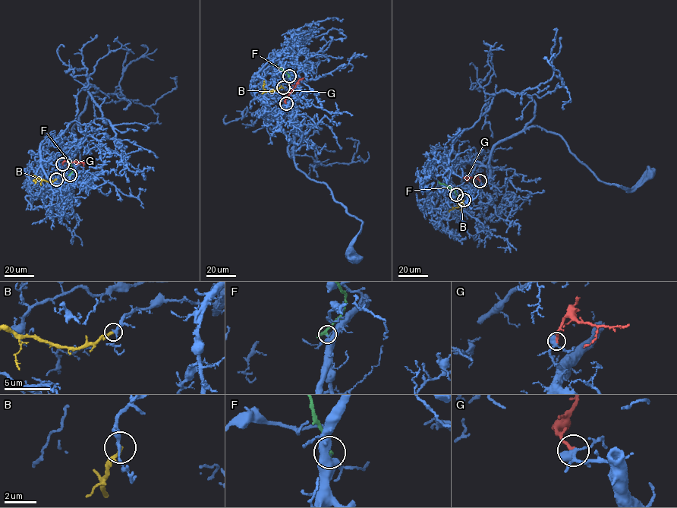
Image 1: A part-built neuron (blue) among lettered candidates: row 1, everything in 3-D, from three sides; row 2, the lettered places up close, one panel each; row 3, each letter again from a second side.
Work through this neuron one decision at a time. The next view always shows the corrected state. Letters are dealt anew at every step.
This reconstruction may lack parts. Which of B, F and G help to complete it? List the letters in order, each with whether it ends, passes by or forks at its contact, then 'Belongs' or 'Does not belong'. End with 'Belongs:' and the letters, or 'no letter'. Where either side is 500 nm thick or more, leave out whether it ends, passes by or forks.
B: It ends there. Does not belong
F: It ends there. Does not belong
G: It ends there. Belongs
Belongs: G

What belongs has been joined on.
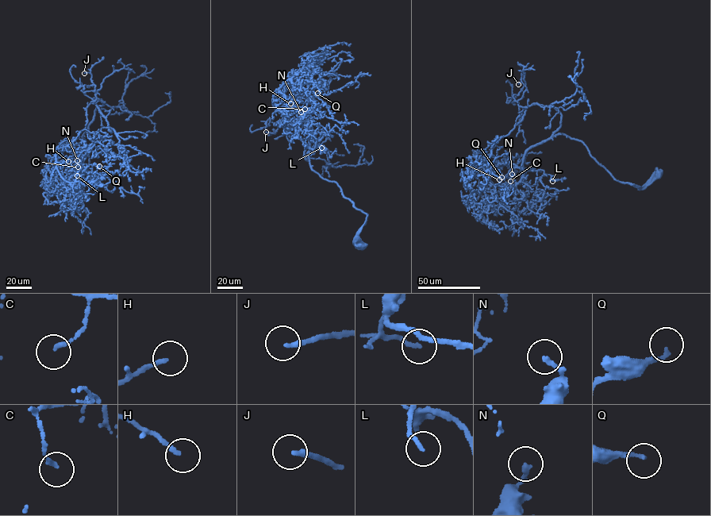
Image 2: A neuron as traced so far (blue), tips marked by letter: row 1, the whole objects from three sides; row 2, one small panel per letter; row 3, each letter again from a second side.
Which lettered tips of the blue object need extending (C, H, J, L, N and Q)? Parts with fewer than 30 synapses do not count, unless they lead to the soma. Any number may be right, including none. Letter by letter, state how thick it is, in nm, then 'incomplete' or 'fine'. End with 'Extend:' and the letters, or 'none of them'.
C: calibre 160 nm; fine
H: calibre 170 nm; incomplete
J: calibre 200 nm; incomplete
L: calibre 180 nm; incomplete
N: calibre 240 nm; fine
Q: calibre 160 nm; fine
Extend: H, J, L

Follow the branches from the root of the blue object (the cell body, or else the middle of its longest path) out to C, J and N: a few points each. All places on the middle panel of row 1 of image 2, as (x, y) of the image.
C: (362, 245), (358, 234), (367, 214), (344, 197), (338, 184), (312, 169), (311, 122), (301, 113), (305, 109)
J: (362, 245), (367, 214), (313, 170), (304, 142), (289, 134), (291, 125), (279, 120), (275, 133), (266, 132)
N: (362, 245), (358, 234), (367, 214), (344, 197), (338, 184), (312, 169), (309, 155), (310, 120), (301, 112)

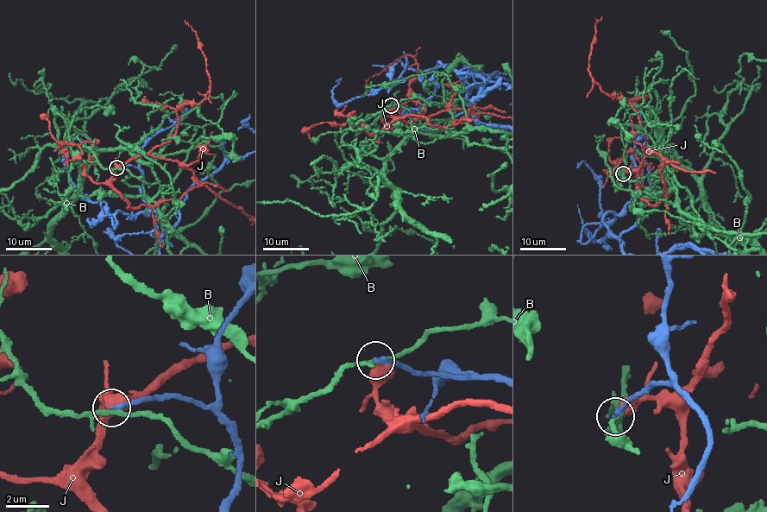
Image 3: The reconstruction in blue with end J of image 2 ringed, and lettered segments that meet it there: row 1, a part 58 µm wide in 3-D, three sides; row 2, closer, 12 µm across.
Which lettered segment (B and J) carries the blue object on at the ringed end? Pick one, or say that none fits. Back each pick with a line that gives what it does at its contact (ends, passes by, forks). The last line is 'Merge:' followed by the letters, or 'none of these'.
Merge: none of these

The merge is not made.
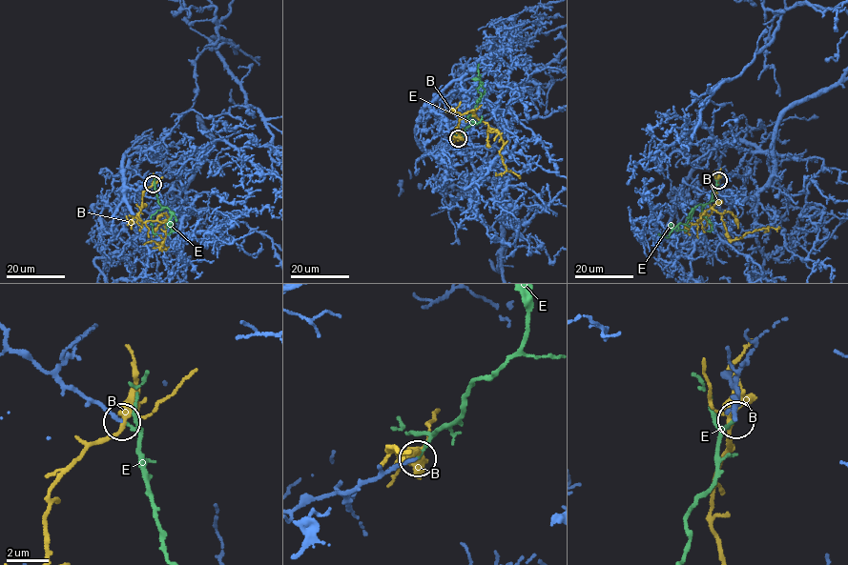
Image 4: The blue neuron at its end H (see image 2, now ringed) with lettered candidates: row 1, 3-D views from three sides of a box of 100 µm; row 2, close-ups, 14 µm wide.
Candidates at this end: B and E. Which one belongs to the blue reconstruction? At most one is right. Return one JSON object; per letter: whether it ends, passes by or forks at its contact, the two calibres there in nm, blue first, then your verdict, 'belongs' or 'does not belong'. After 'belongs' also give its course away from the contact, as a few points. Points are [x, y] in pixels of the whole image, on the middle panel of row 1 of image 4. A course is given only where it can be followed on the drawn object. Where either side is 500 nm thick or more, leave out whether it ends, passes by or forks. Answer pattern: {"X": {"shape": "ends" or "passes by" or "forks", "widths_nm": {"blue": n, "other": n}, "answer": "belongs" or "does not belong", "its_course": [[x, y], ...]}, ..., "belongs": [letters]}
{"B": {"shape": "forks", "widths_nm": {"blue": 200, "other": 320}, "answer": "does not belong"}, "E": {"shape": "ends", "widths_nm": {"blue": 180, "other": 150}, "answer": "belongs", "its_course": [[458, 138], [471, 123], [473, 110], [480, 99], [478, 64]]}, "belongs": ["E"]}

